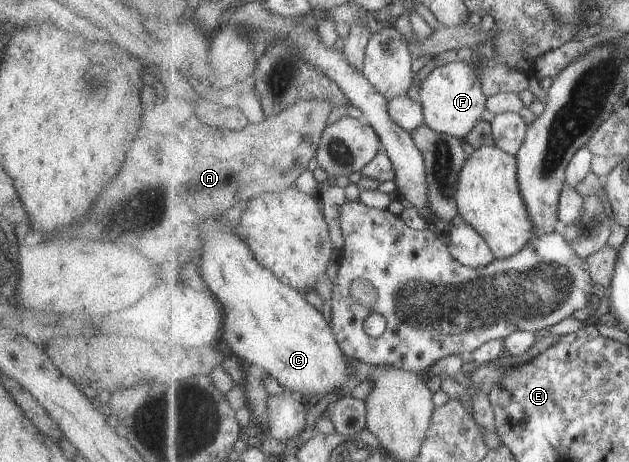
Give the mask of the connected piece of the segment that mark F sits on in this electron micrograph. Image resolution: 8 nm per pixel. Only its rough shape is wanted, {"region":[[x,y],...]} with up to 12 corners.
{"region":[[445,63],[418,91],[426,126],[463,139],[487,97],[475,66]]}

